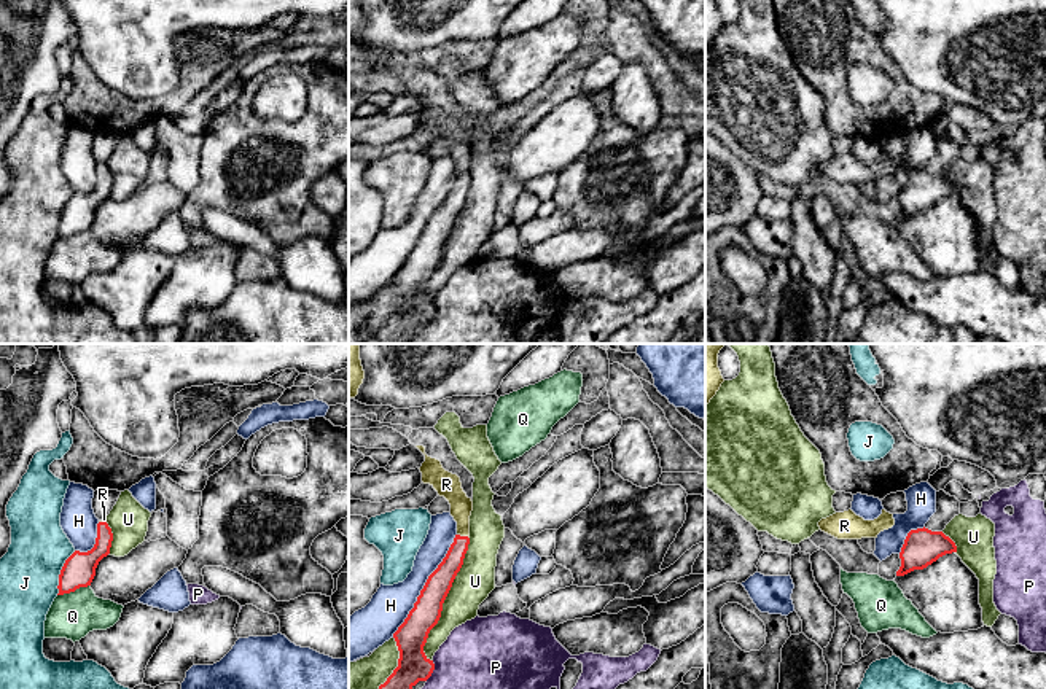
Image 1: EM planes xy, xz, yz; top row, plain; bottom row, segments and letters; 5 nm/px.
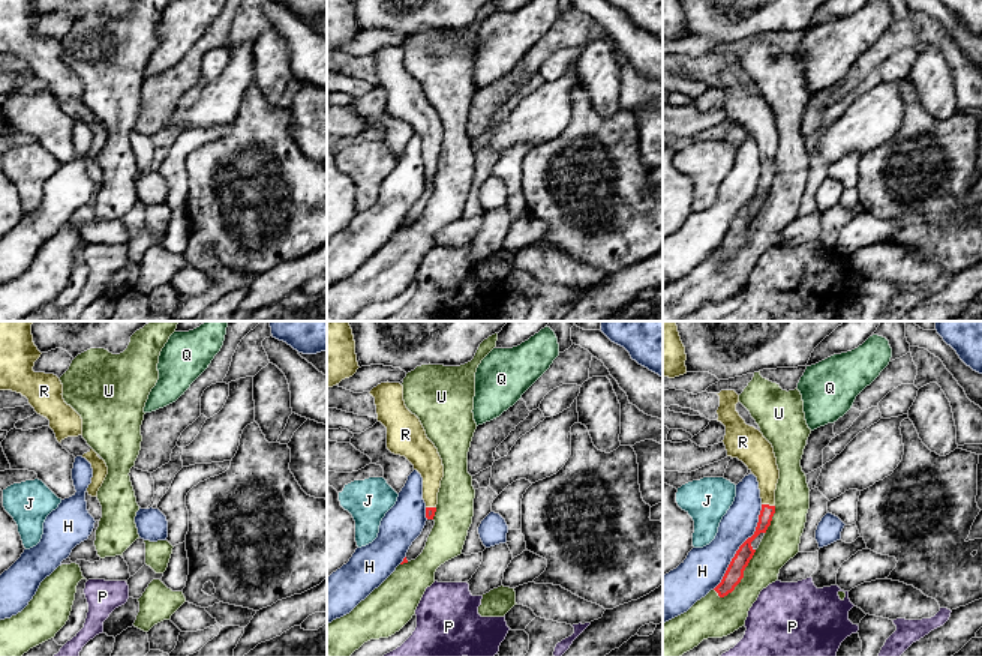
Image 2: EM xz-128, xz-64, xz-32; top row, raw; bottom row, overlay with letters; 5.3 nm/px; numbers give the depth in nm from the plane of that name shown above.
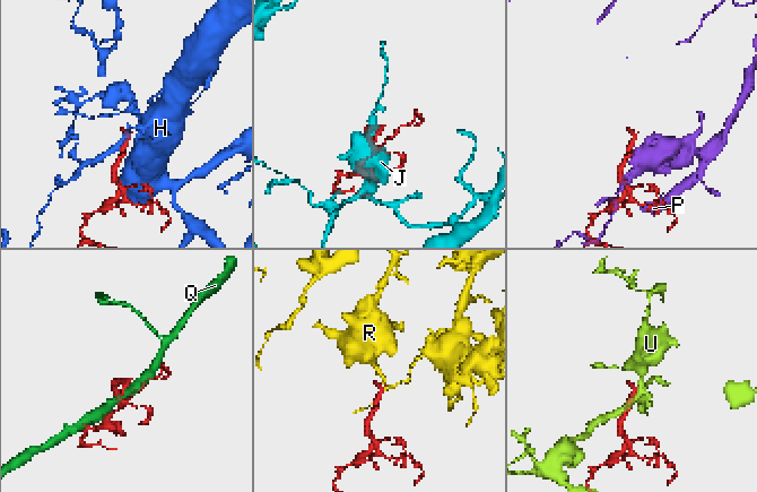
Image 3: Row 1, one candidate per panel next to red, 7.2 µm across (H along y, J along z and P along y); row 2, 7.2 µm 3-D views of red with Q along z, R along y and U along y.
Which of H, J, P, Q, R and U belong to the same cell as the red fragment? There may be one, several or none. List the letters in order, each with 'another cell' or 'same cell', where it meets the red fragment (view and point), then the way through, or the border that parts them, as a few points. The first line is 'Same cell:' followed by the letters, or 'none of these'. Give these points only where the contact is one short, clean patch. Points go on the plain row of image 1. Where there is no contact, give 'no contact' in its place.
Same cell: R
H: another cell | xz (424, 229)
J: another cell | xy (61, 217)
P: another cell | xz (433, 312) | along xz (433, 304), (433, 314), (425, 323)
Q: another cell | xy (74, 234) | along xy (89, 228), (58, 239)
R: same cell | xz (464, 180) | across xz (441, 223), (464, 180), (460, 147), (451, 132)
U: another cell | xz (444, 242)

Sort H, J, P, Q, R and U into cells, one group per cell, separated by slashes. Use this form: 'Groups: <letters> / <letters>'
Groups: H / J / P / Q / R / U

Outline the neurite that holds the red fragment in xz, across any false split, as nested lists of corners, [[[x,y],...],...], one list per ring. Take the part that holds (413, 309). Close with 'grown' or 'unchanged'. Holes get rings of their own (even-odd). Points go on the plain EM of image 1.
[[[423,89],[416,91],[425,99],[425,105],[419,111],[422,126],[430,127],[439,140],[449,145],[451,159],[457,165],[457,178],[443,205],[428,220],[414,251],[393,277],[400,302],[398,310],[376,336],[384,344],[408,344],[412,331],[431,320],[435,307],[425,299],[423,290],[430,274],[441,261],[443,247],[463,208],[470,188],[473,145],[463,135],[460,121],[446,115],[439,103],[428,100]]]; grown

